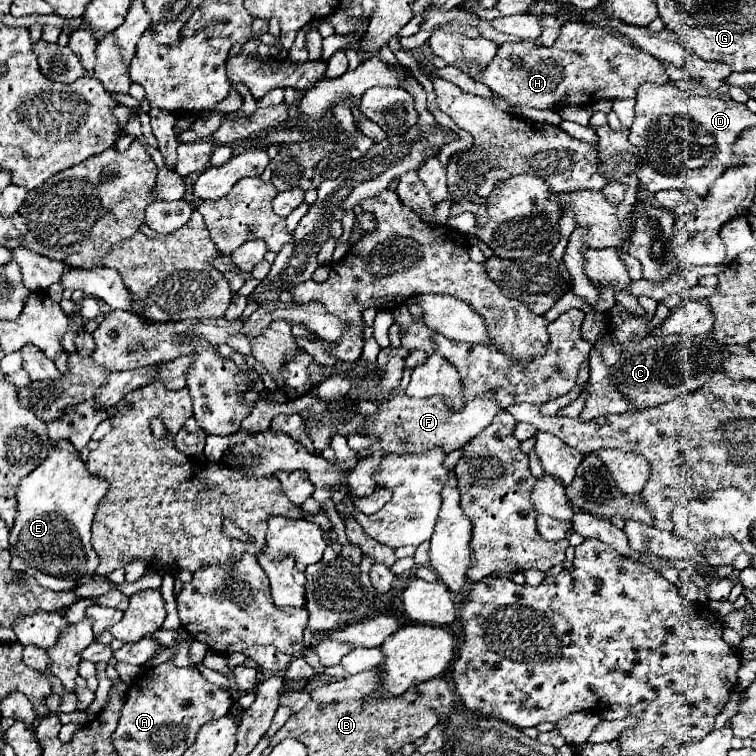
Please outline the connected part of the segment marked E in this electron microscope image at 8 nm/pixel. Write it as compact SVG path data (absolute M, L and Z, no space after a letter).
M59 443L59 447L51 449L51 455L35 467L25 479L19 483L17 501L19 501L19 515L11 529L9 537L9 551L11 551L11 567L15 571L25 571L33 575L39 585L53 589L53 591L73 591L79 583L95 577L95 551L91 547L91 523L93 515L107 493L107 481L99 481L89 475L85 463L71 451L71 443Z

